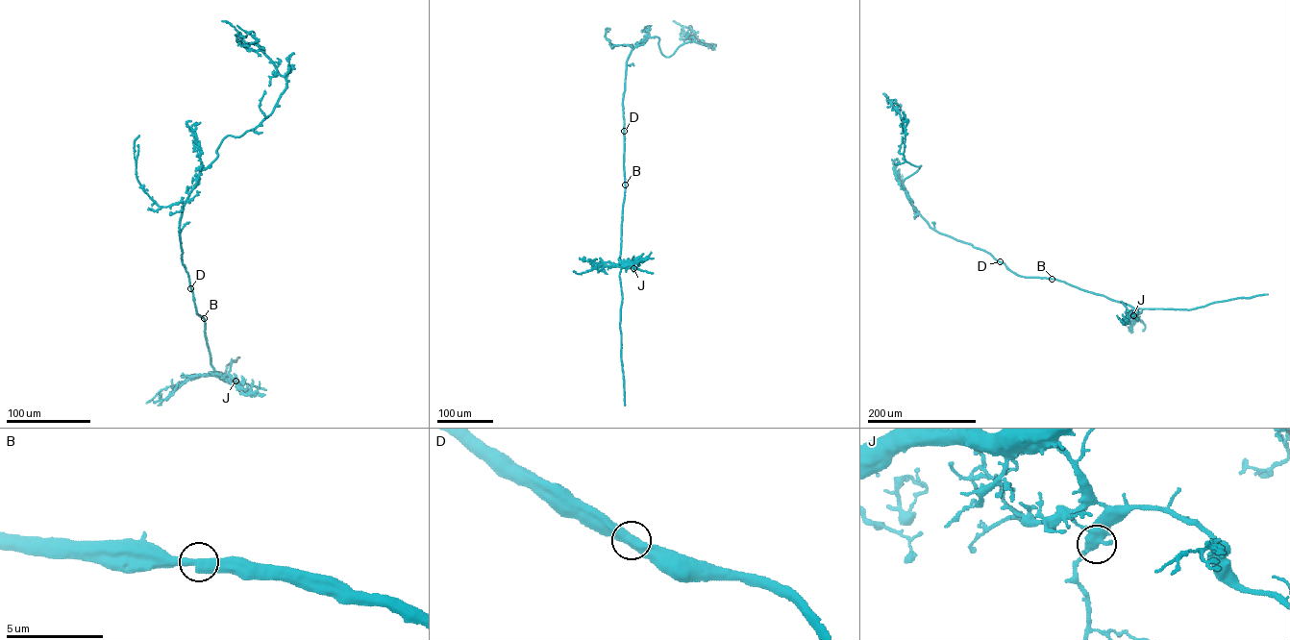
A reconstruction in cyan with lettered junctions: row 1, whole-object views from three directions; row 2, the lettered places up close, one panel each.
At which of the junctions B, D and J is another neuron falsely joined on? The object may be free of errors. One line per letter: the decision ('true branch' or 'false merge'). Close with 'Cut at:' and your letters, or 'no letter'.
B: true branch
D: true branch
J: true branch
Cut at: no letter

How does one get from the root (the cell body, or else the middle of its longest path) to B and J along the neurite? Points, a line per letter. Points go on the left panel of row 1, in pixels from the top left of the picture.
B: (189, 281), (197, 313), (204, 318)
J: (189, 281), (197, 313), (204, 319), (211, 366), (224, 381), (235, 381)

